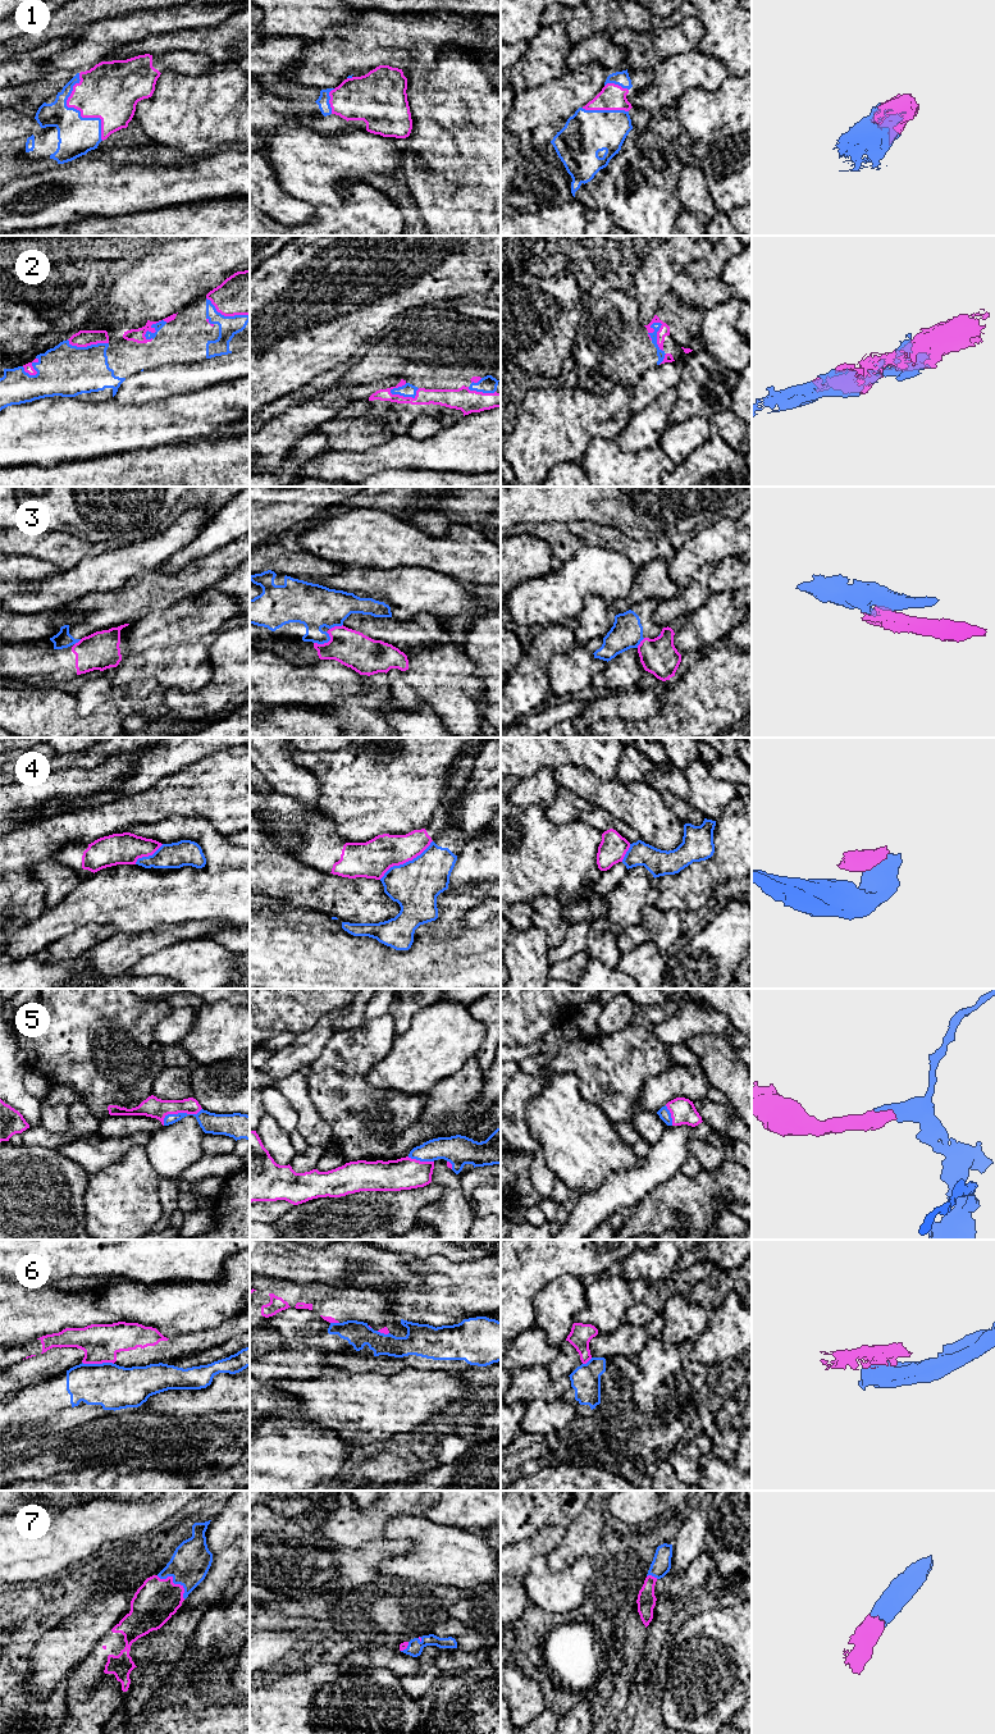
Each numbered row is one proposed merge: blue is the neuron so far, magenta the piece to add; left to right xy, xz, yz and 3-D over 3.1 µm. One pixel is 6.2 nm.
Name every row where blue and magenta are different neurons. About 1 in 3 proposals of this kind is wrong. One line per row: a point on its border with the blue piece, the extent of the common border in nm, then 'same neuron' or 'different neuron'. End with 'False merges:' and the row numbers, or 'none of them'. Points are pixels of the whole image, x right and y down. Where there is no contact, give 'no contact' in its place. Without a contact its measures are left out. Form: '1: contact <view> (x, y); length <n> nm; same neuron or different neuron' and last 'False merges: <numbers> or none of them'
1: contact xy (80, 112); length 460 nm; same neuron
2: contact yz (656, 337); length 200 nm; same neuron
3: contact xz (323, 643); length 120 nm; different neuron
4: contact xz (406, 862); length 420 nm; different neuron
5: contact xy (179, 1113); length 260 nm; same neuron
6: contact xy (97, 1364); length 200 nm; different neuron
7: contact xy (174, 1583); length 240 nm; same neuron
False merges: 3, 4, 6

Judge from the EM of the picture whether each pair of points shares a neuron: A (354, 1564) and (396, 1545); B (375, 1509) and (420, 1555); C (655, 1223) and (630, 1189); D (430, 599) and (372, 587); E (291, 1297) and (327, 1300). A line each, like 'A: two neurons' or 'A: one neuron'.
A: one neuron
B: two neurons
C: two neurons
D: one neuron
E: one neuron

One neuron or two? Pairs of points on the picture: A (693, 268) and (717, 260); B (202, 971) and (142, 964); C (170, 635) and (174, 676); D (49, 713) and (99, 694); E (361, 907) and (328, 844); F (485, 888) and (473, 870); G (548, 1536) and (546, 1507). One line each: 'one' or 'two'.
A: one
B: one
C: two
D: two
E: two
F: two
G: two

